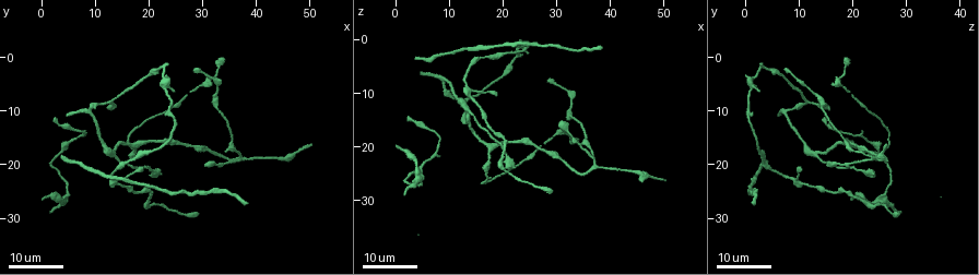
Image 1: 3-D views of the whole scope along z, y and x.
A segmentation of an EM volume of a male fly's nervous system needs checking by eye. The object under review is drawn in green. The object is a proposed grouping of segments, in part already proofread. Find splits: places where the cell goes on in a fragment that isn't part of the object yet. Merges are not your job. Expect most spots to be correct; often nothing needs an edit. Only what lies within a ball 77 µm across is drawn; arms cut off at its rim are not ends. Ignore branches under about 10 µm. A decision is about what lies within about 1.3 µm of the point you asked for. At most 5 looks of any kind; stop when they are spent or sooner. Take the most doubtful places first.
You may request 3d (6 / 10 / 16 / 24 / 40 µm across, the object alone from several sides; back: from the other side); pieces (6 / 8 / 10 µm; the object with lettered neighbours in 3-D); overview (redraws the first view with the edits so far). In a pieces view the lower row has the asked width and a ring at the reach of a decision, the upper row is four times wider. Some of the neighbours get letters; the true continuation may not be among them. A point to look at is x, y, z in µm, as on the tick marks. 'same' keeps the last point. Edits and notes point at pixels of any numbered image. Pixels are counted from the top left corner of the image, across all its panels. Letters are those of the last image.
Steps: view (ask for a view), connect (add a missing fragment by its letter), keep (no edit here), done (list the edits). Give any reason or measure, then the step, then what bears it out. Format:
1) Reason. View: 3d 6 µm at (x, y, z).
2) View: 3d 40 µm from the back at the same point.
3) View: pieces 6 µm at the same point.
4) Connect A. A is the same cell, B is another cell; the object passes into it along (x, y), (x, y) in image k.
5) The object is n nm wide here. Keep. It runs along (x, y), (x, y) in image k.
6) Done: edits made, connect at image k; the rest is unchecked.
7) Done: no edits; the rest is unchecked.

An open end. View: 3d 24 µm at (38.0, 27.0, 1.5).

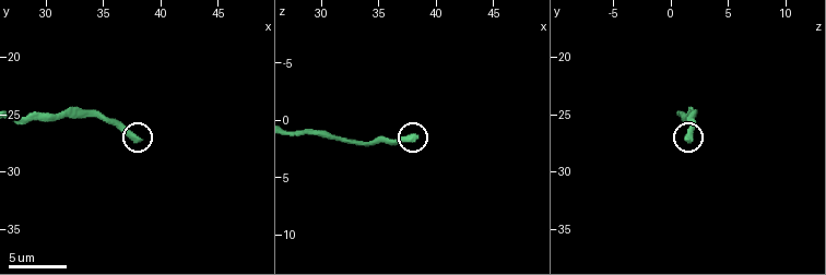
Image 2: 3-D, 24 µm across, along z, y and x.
View: pieces 6 µm at (38.2, 27.4, 1.4).

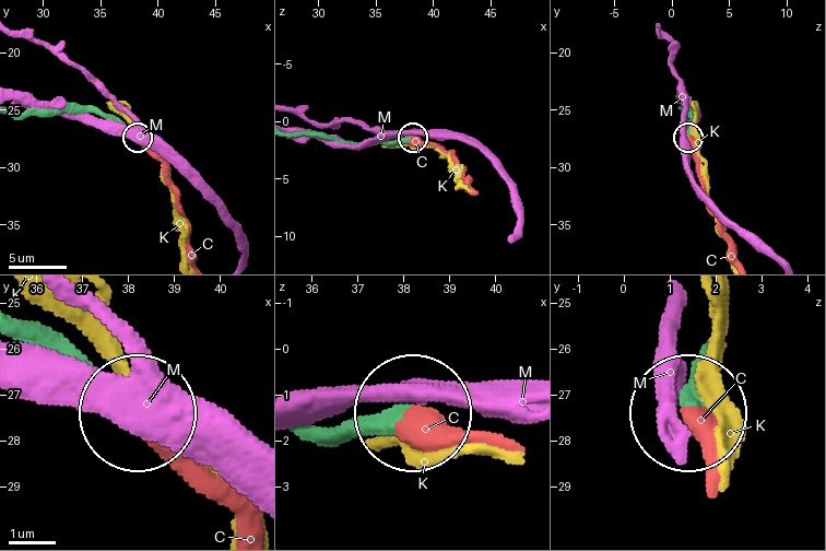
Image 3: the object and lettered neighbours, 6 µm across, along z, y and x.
Connect C. C is the same cell, K and M are other cells; the object passes into it along (351, 436), (414, 425), (469, 433) in image 3; it goes on there.

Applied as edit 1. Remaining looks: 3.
View: overview.

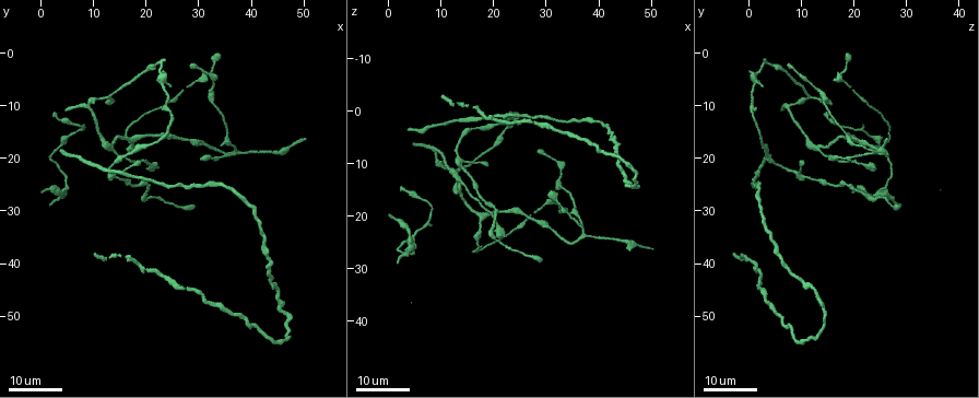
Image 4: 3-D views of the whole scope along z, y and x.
Branch stops here. View: 3d 16 µm at (19.0, 20.5, 10.0).

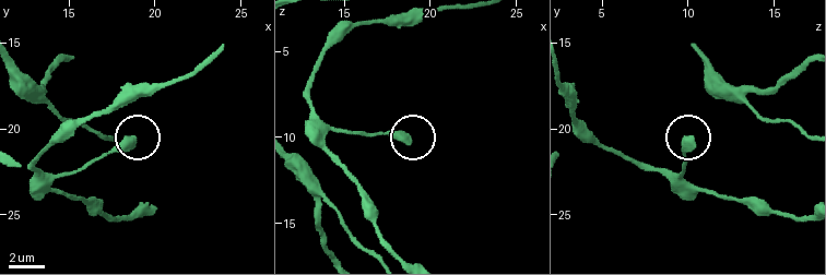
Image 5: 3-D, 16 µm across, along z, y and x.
View: pieces 8 µm at (18.9, 20.7, 10.1).

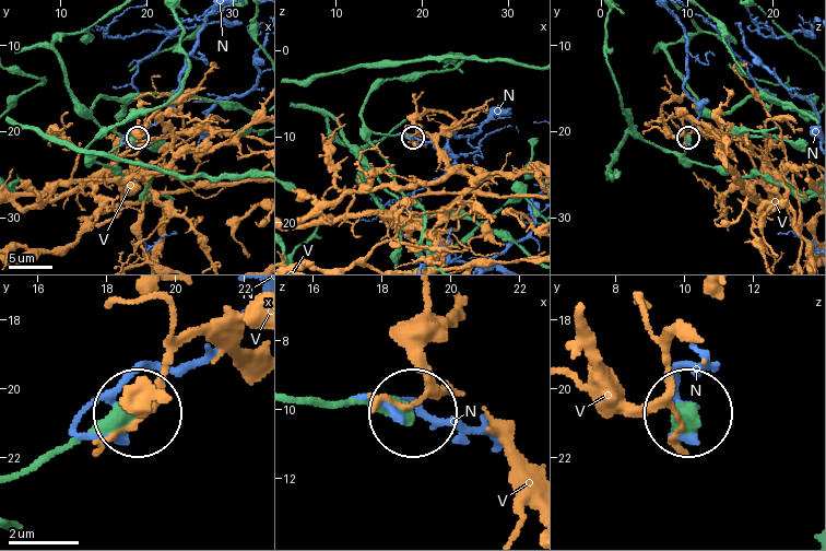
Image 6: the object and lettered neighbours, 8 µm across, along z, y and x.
The object is 450 nm wide here. Keep. N and V are other cells; no lettered fragment goes on from it.

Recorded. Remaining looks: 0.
Done: edits made, connect at image 3; the rest is unchecked.

